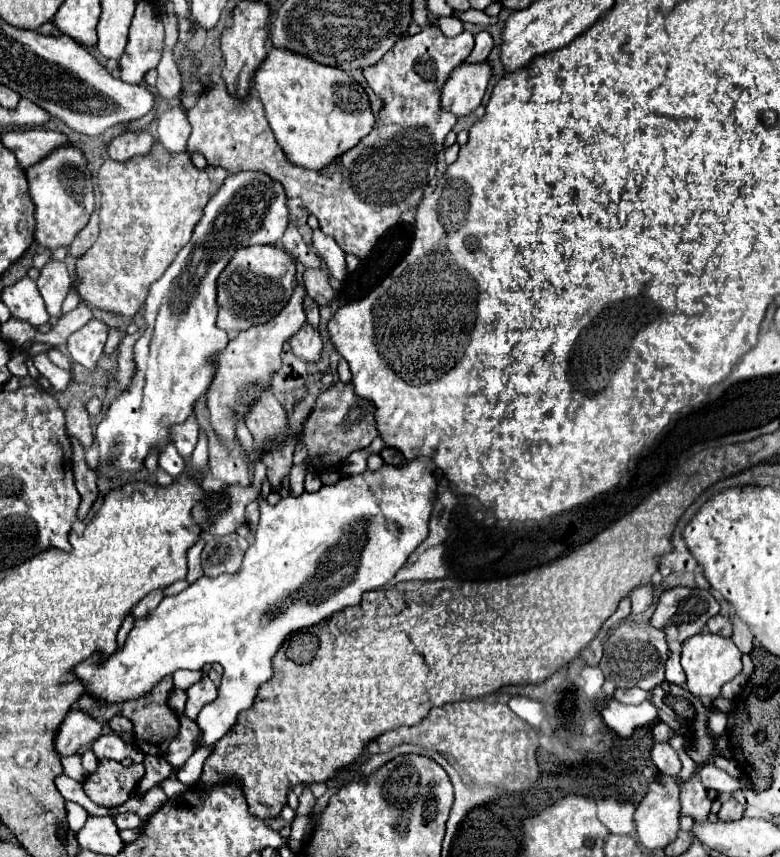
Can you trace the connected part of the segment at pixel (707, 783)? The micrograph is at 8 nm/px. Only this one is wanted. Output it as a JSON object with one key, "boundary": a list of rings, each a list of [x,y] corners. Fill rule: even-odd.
{"boundary":[[[707,764],[701,770],[701,782],[705,788],[713,788],[721,794],[733,794],[735,790],[739,790],[739,778],[731,778],[725,770],[717,768],[715,764]]]}

